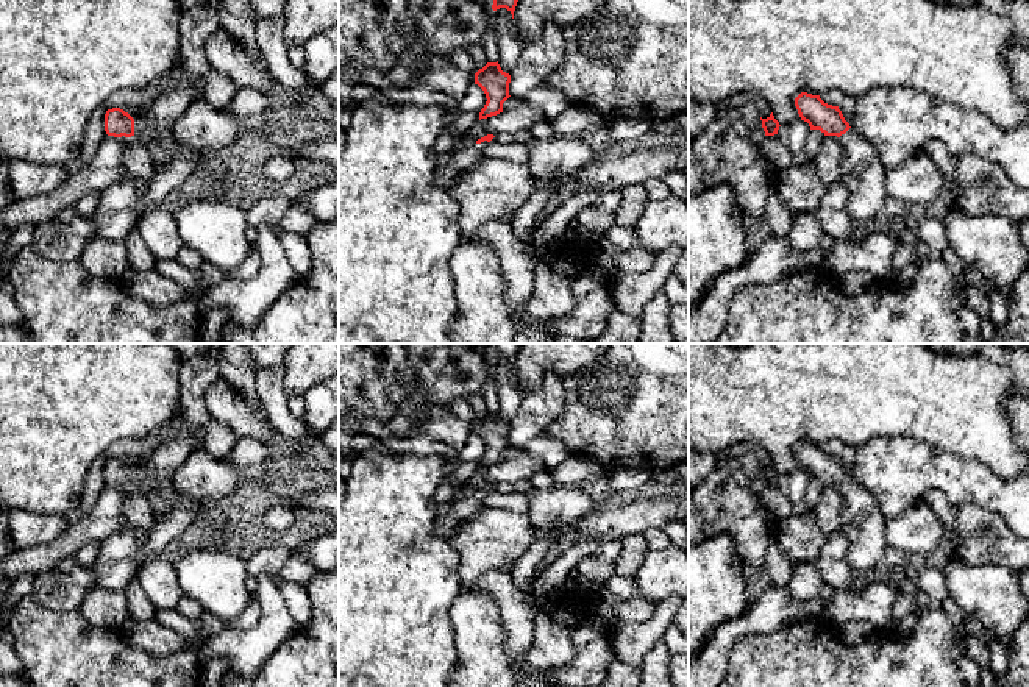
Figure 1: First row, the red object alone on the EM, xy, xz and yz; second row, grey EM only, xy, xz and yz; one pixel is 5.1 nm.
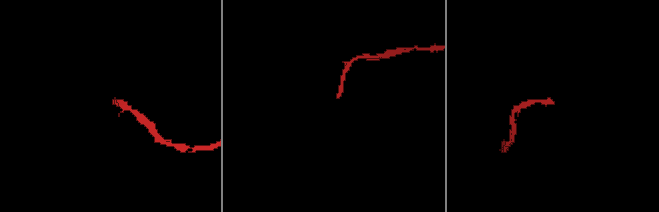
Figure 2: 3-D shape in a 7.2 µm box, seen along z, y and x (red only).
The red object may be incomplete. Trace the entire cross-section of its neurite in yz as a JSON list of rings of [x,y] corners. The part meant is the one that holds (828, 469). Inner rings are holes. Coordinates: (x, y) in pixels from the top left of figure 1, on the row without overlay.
[[[801,442],[795,448],[801,470],[824,486],[837,486],[842,493],[842,532],[849,542],[848,562],[862,575],[878,571],[888,546],[885,523],[878,501],[845,470],[839,456],[824,453],[820,445]]]

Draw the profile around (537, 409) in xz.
[[[548,372],[537,390],[522,397],[511,423],[509,445],[522,451],[532,439],[547,434],[551,423],[564,412],[564,403],[562,376]]]

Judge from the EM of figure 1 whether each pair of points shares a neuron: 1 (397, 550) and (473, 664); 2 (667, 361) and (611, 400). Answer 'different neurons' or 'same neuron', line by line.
1: different neurons
2: same neuron

